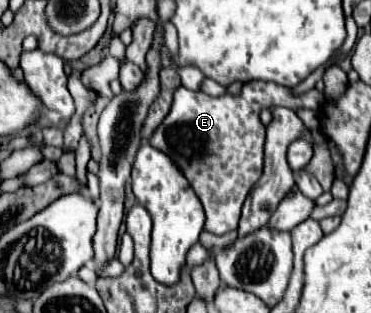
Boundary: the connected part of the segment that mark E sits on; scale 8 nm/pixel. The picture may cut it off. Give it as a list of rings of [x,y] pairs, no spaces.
[[[261,80],[247,82],[237,96],[225,92],[217,98],[181,86],[175,90],[171,112],[157,126],[149,138],[149,144],[165,152],[177,164],[177,168],[181,168],[183,176],[189,180],[205,208],[205,230],[221,236],[237,228],[243,200],[263,172],[265,126],[259,120],[259,112],[271,106],[317,110],[323,98],[323,92],[315,88],[303,94],[295,94],[293,88]]]

